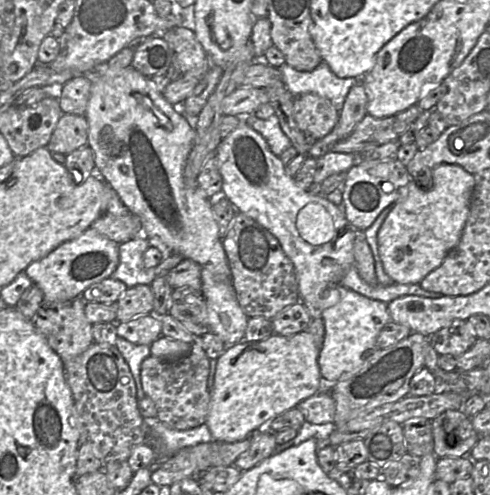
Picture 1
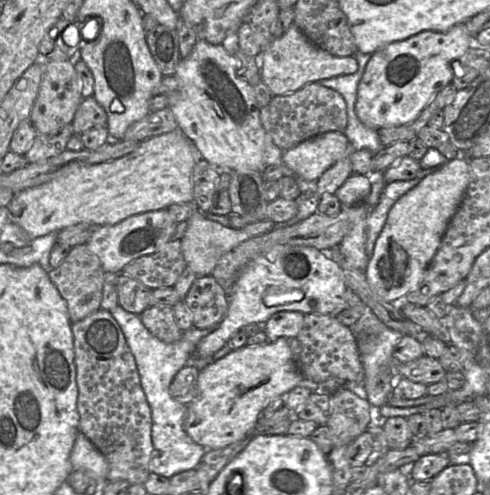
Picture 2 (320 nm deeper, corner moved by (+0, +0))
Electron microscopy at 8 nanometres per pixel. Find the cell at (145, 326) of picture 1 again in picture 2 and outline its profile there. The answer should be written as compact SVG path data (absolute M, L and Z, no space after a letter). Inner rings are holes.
M172 306L148 307L140 314L140 318L147 330L165 343L178 341L183 335L175 321Z

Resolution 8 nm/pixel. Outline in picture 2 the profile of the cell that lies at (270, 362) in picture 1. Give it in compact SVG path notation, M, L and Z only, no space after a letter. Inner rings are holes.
M285 337L233 350L200 370L195 397L187 405L184 429L193 441L206 450L224 448L236 441L250 438L255 432L261 411L276 397L299 386L303 378L298 359Z

